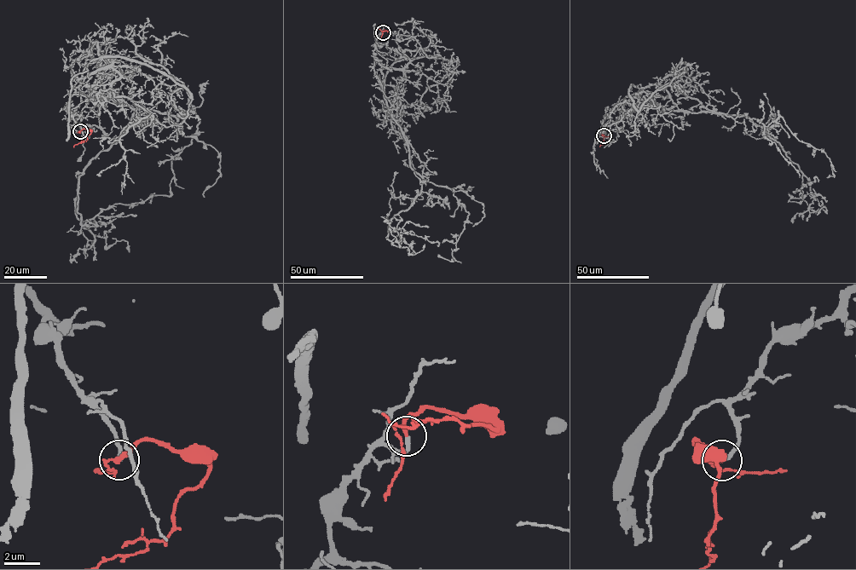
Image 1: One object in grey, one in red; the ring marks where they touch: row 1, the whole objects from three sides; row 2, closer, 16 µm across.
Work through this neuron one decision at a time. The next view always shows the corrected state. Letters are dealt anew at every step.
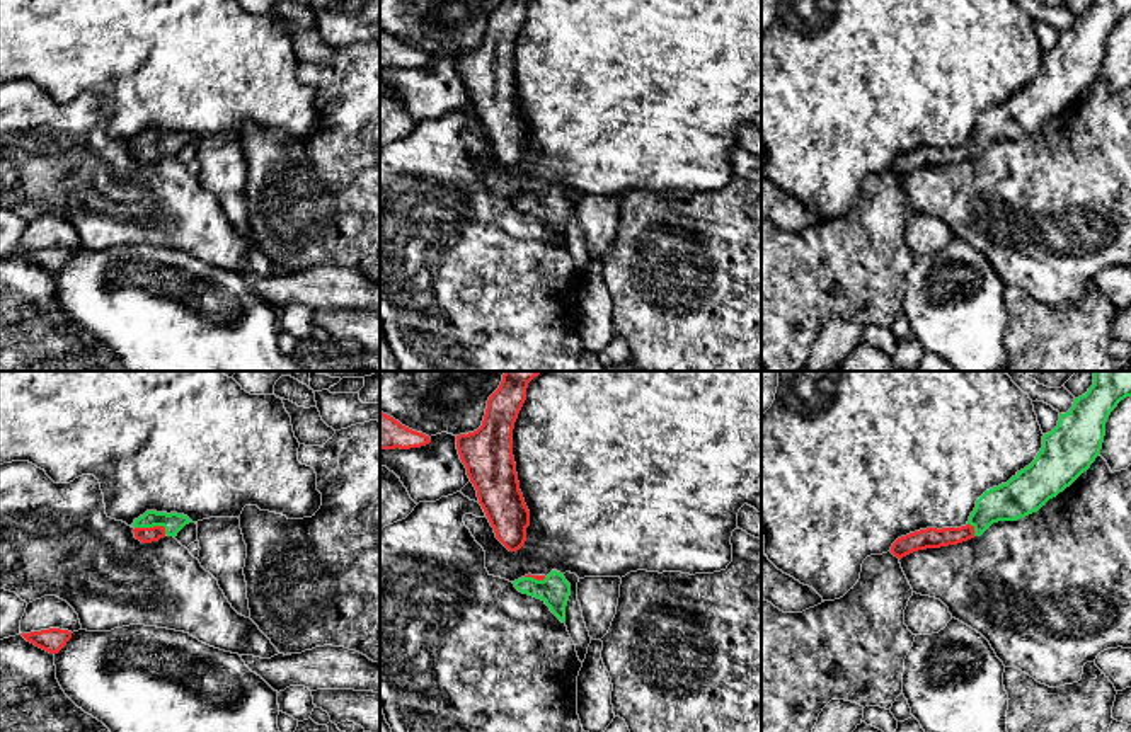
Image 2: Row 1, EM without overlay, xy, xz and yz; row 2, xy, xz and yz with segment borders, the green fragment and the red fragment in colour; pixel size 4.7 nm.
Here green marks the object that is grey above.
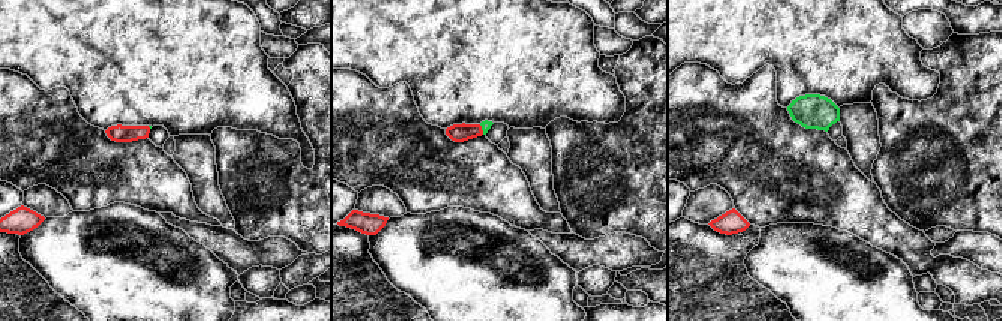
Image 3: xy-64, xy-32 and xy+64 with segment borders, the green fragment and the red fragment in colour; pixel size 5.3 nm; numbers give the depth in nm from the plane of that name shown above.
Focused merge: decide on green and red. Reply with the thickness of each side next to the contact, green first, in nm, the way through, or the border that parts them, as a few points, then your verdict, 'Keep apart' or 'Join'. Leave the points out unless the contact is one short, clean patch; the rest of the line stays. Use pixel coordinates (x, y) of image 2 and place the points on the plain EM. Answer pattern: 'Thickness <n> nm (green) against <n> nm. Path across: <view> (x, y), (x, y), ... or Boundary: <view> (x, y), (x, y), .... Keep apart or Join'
Thickness 90 nm (green) against 80 nm. Path across: xy (172, 142), (152, 145), (145, 154). Join

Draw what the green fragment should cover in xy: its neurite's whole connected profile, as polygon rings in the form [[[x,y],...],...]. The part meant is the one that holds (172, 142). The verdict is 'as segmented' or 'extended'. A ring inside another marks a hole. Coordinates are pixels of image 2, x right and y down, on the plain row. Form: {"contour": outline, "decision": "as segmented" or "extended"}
{"contour": [[[146,129],[143,134],[135,138],[133,152],[135,157],[140,158],[141,162],[152,162],[158,160],[165,153],[175,157],[177,152],[189,141],[192,140],[184,133]]], "decision": "extended"}

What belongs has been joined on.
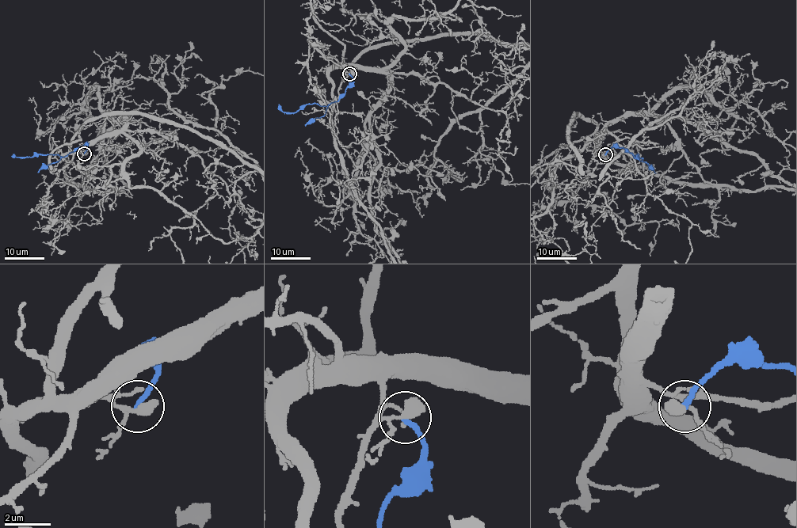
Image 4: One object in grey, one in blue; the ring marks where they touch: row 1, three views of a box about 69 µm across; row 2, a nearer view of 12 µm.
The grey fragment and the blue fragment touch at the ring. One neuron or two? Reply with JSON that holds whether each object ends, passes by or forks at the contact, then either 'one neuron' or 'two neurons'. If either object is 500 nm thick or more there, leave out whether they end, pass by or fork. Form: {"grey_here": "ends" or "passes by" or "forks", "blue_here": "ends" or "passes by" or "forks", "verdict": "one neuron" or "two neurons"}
{"grey_here": "passes by", "blue_here": "ends", "verdict": "two neurons"}

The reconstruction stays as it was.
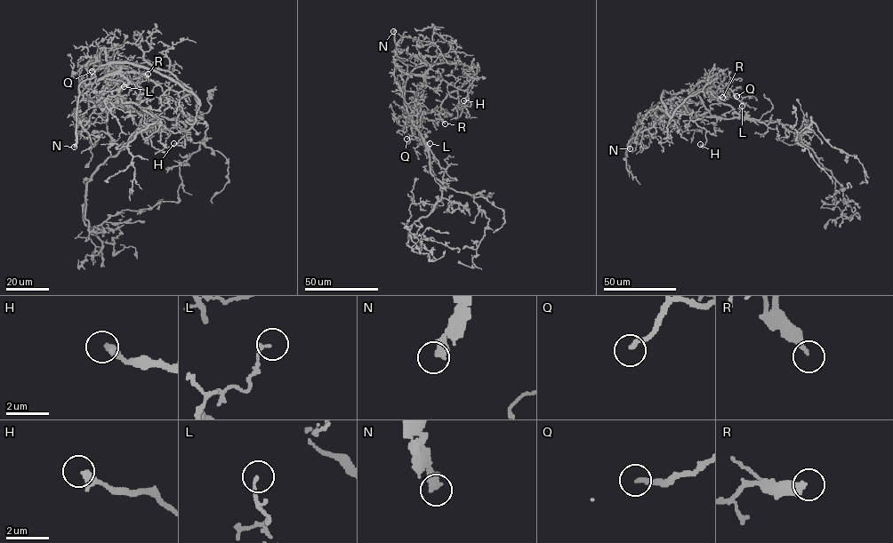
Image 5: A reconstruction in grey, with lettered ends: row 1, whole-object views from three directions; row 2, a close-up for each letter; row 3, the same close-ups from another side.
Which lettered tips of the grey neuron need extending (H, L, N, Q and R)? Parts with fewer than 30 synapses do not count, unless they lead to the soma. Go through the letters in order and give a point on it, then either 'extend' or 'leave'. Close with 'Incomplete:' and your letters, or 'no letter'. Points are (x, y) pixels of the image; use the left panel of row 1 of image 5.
H: (173, 143) | leave
L: (124, 86) | leave
N: (74, 147) | extend
Q: (92, 71) | extend
R: (148, 74) | leave
Incomplete: N, Q

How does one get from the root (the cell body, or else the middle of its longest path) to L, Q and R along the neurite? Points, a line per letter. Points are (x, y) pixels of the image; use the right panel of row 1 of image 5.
L: (723, 118), (732, 118), (734, 113), (742, 109), (742, 106)
Q: (723, 118), (712, 115), (692, 90), (701, 82), (711, 81), (720, 88), (727, 86), (736, 96)
R: (723, 118), (732, 118), (735, 110), (709, 94), (711, 94), (709, 101), (722, 97)

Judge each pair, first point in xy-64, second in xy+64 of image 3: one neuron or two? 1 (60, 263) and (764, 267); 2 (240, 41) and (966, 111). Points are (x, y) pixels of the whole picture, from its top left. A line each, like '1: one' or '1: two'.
1: one
2: two

